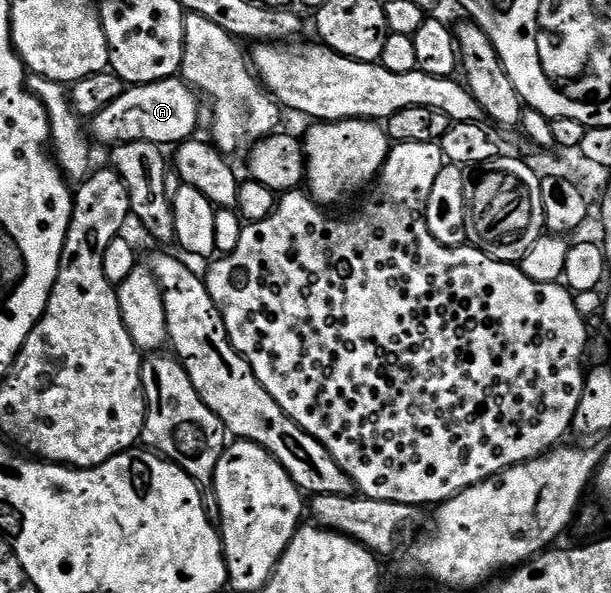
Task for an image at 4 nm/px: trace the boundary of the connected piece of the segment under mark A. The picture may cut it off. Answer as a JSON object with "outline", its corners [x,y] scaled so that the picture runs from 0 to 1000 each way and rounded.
{"outline":[[[295,128],[252,142],[209,145],[180,182],[167,182],[167,189],[147,202],[147,226],[172,250],[193,246],[198,239],[244,239],[264,250],[282,250],[319,228],[314,224],[327,206],[326,170],[322,153]]]}

